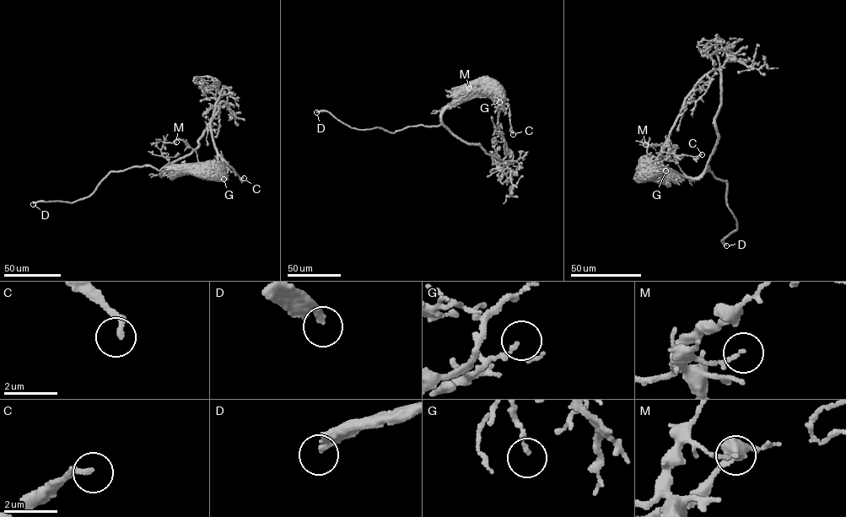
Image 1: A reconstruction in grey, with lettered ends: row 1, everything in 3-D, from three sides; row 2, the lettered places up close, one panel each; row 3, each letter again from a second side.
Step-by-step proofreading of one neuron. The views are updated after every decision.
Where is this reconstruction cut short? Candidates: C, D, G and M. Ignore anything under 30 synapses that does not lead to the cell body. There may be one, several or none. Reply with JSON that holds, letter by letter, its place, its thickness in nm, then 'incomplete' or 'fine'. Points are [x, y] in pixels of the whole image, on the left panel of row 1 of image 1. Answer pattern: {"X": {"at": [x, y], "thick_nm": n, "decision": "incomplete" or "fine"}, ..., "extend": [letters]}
{"C": {"at": [244, 178], "thick_nm": 200, "decision": "fine"}, "D": {"at": [33, 204], "thick_nm": 240, "decision": "incomplete"}, "G": {"at": [223, 179], "thick_nm": 150, "decision": "fine"}, "M": {"at": [176, 142], "thick_nm": 140, "decision": "fine"}, "extend": ["D"]}

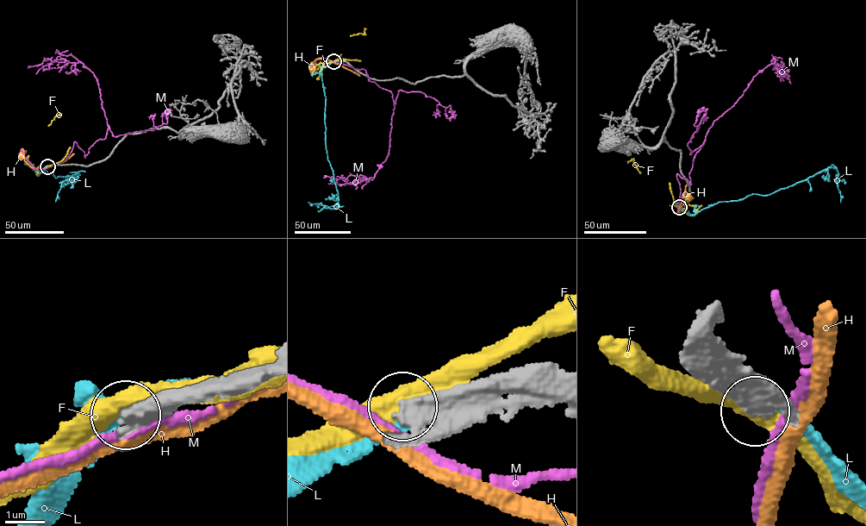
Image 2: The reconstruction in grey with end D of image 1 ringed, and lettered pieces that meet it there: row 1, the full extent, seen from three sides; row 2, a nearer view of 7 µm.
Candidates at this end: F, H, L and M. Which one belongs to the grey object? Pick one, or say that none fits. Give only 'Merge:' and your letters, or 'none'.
Merge: none

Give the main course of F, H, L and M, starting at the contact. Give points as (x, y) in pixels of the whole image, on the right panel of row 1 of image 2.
F: (678, 206), (674, 203), (669, 184), (640, 172), (633, 159), (627, 163)
H: (680, 207), (682, 195), (688, 193), (688, 198)
L: (679, 206), (694, 215), (719, 202), (740, 200), (752, 194), (769, 195), (832, 166), (838, 174), (840, 203)
M: (680, 207), (676, 174), (691, 184), (694, 155), (713, 121), (769, 65), (780, 67), (783, 81)

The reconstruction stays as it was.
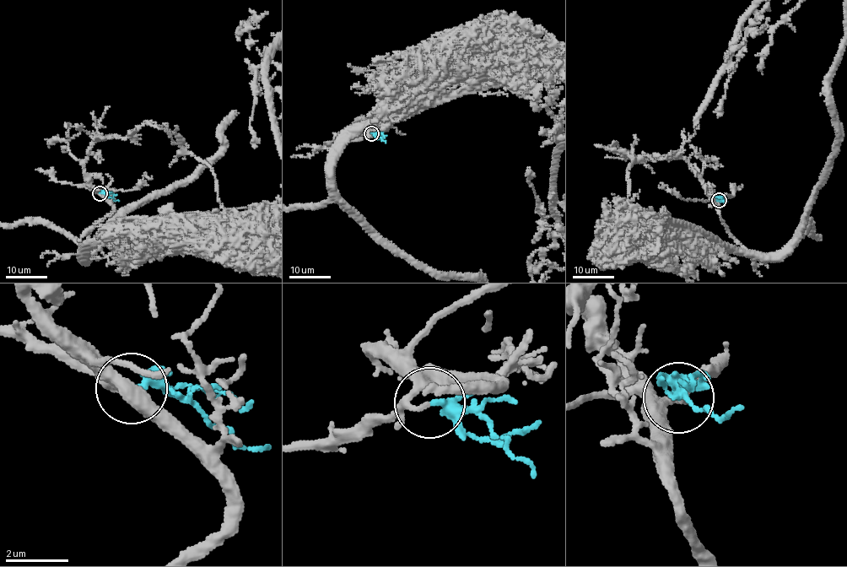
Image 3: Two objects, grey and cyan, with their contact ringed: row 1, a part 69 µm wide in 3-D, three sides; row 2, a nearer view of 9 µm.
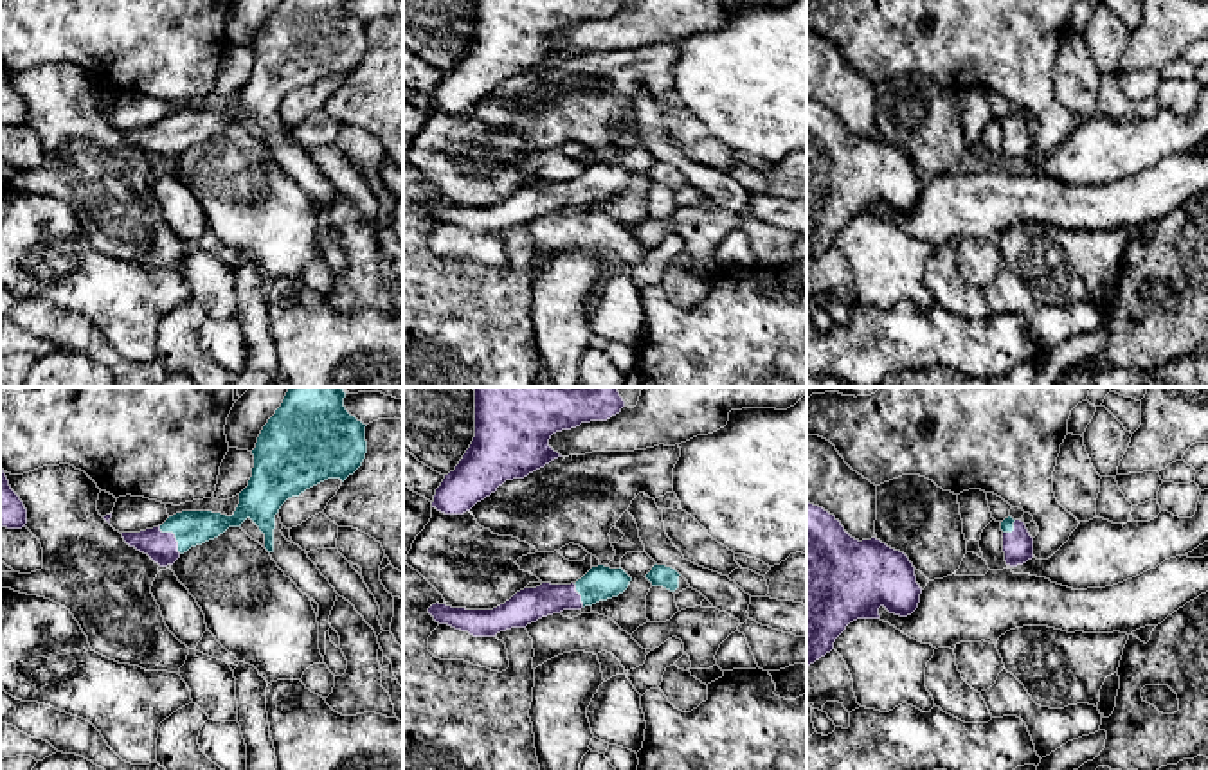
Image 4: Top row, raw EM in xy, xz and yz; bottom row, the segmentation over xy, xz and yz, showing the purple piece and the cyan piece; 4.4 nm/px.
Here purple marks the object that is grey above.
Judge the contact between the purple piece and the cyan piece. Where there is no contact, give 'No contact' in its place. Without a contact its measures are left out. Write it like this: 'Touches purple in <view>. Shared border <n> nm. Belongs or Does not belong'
Touches purple in xy. Shared border 160 nm. Belongs

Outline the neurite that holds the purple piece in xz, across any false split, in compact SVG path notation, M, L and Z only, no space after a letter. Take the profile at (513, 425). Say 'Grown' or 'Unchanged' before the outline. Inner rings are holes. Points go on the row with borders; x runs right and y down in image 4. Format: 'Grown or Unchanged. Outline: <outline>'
Unchanged. Outline: M473 387L475 437L436 489L432 507L445 515L463 515L497 491L506 480L524 479L562 457L549 446L553 434L581 423L607 421L625 407L618 387Z

